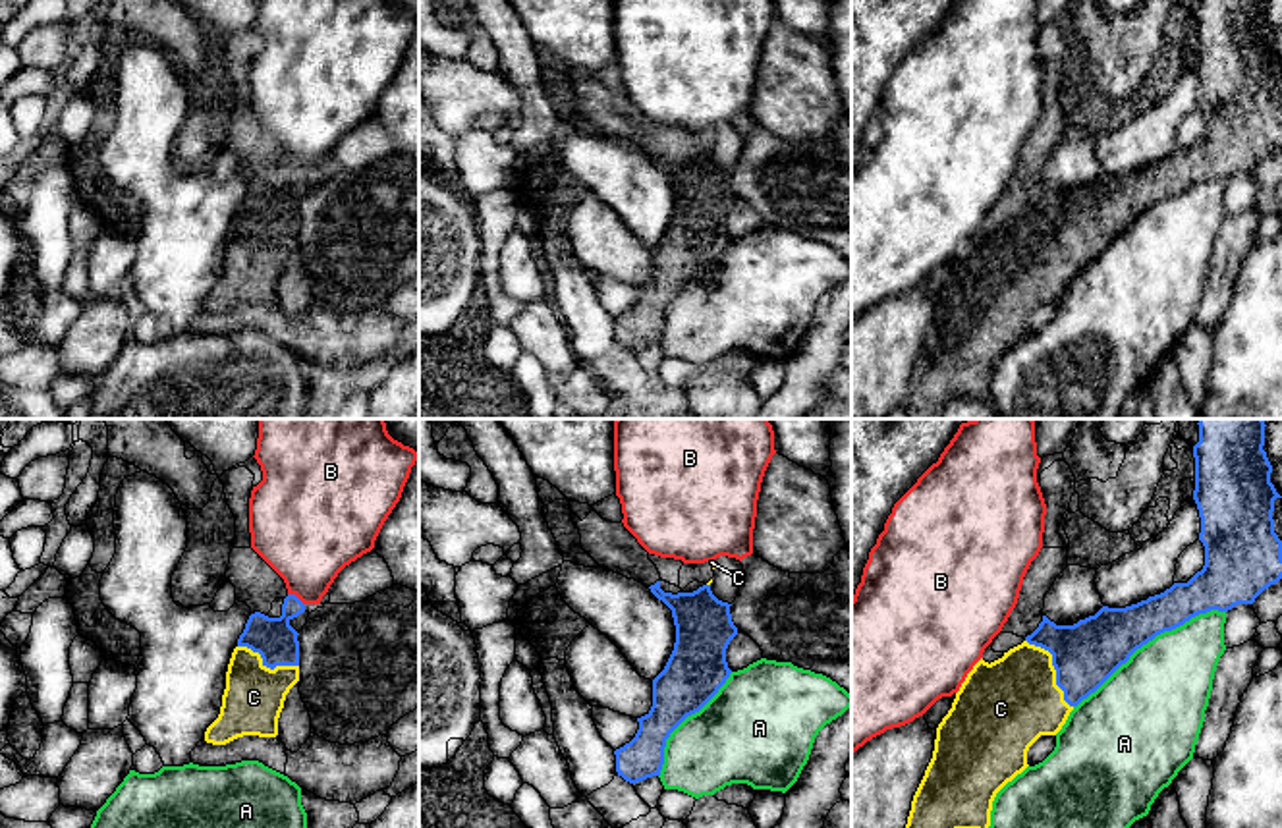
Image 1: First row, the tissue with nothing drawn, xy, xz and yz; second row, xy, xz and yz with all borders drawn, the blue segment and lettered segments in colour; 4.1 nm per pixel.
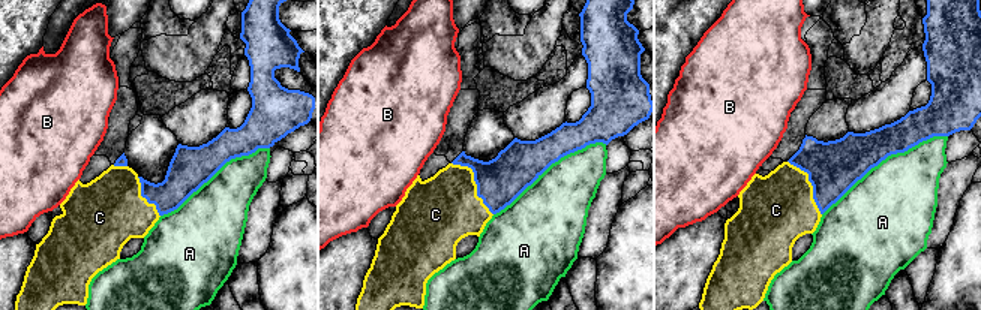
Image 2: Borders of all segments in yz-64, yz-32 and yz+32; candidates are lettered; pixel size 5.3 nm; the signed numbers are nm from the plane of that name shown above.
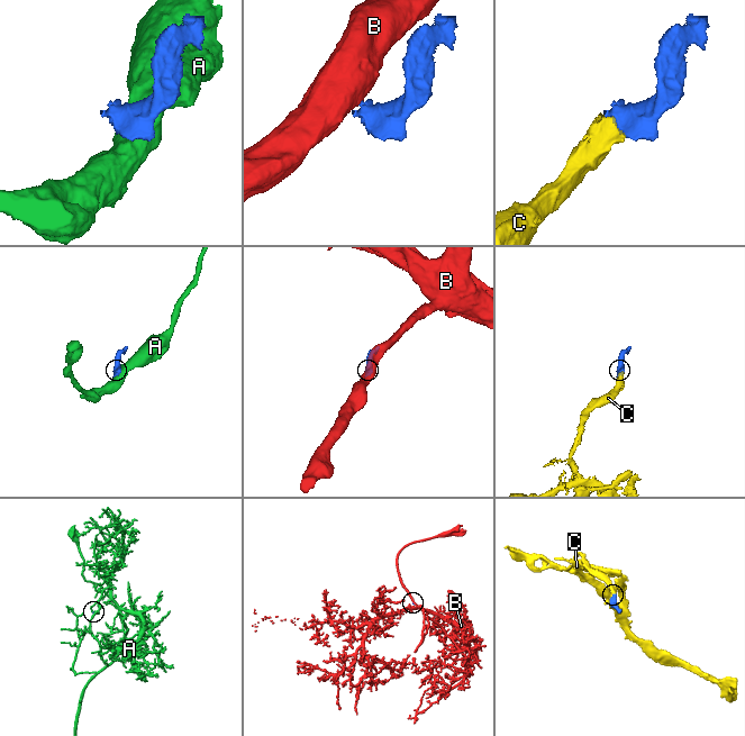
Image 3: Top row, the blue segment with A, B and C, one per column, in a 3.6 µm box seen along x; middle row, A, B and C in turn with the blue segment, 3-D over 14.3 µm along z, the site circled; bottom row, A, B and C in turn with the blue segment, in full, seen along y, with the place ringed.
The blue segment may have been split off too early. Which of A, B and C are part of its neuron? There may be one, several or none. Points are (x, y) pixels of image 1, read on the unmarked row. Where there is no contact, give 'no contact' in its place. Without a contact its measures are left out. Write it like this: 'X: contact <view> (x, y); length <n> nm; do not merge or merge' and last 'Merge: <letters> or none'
A: contact yz (1149, 207); length 750 nm; do not merge
B: contact xy (296, 165); length 90 nm; do not merge
C: contact yz (1055, 236); length 340 nm; merge
Merge: C

